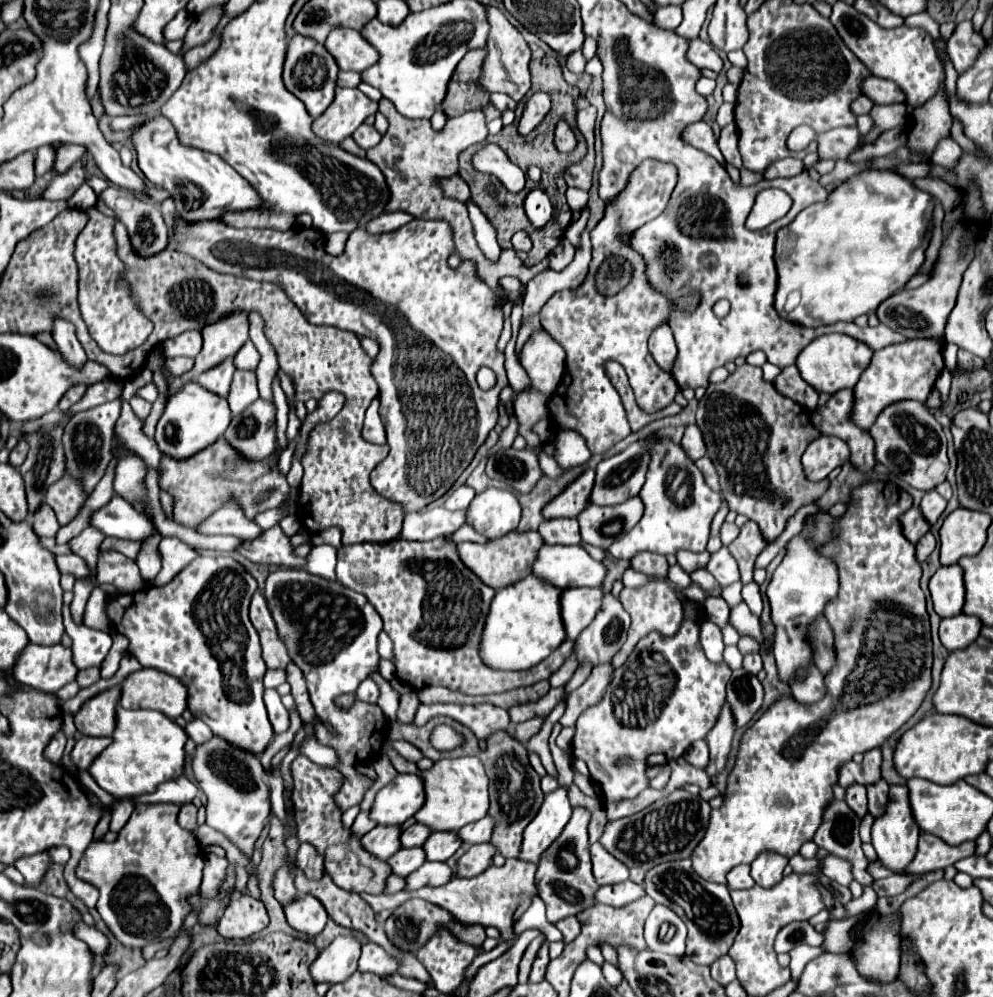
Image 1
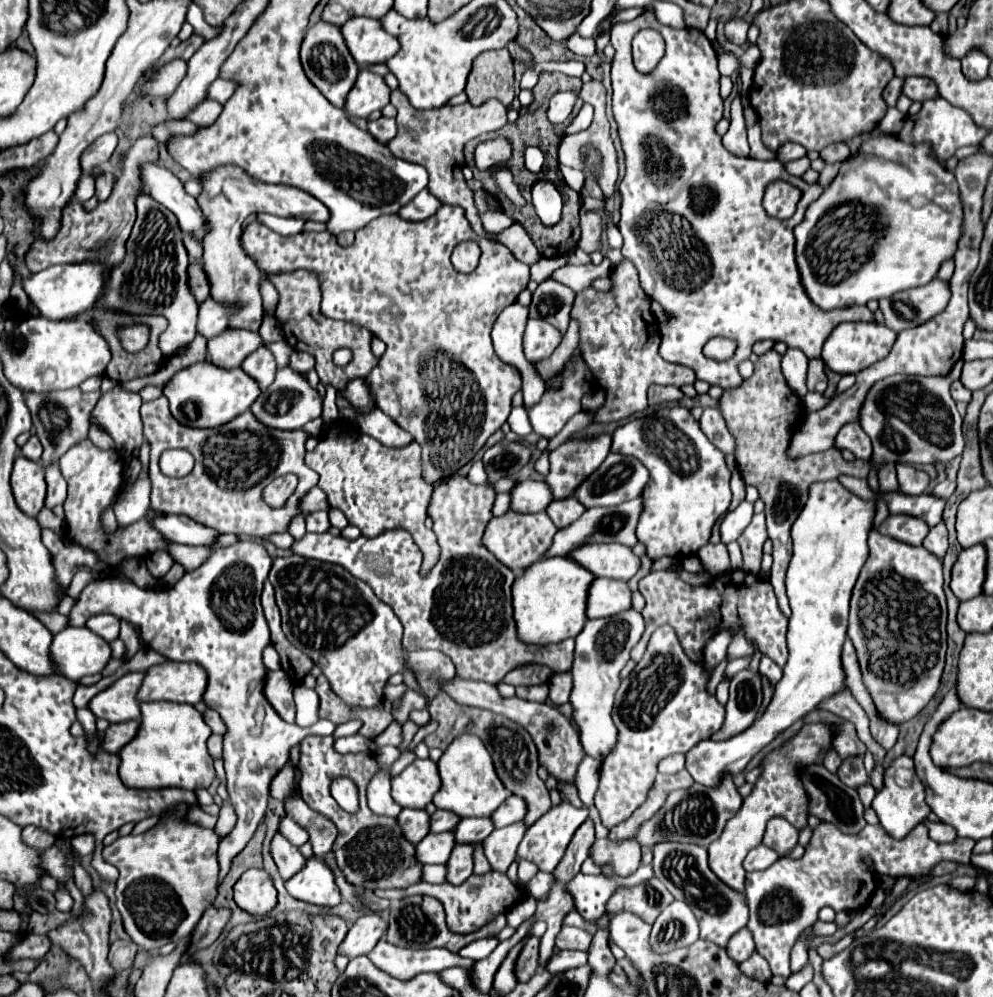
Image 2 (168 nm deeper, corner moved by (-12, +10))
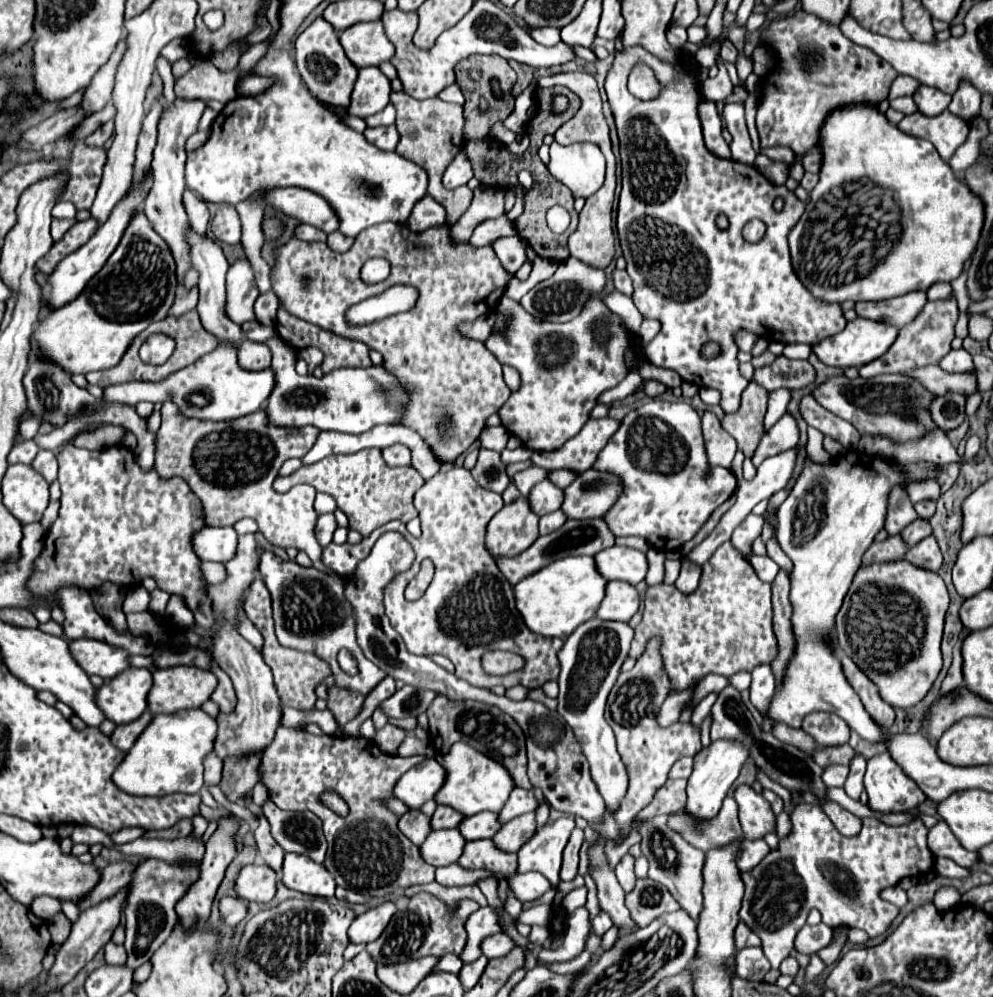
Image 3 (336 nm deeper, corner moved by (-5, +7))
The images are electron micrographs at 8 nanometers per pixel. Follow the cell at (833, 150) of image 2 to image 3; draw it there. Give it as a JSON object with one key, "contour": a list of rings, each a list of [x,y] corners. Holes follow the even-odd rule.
{"contour":[[[810,149],[808,153],[802,155],[802,165],[810,173],[818,173],[820,171],[820,163],[822,163],[822,157],[820,157],[818,149]]]}

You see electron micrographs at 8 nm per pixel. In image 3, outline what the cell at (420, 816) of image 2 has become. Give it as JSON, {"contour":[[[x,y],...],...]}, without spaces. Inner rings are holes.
{"contour":[[[410,809],[408,813],[404,813],[400,817],[398,823],[400,831],[414,843],[414,845],[422,845],[422,841],[430,835],[432,827],[430,827],[430,817],[426,817],[422,811],[418,809]]]}

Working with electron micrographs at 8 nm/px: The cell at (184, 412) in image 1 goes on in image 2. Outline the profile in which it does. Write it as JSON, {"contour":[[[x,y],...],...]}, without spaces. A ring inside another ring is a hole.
{"contour":[[[203,362],[177,372],[163,388],[163,394],[169,398],[171,412],[179,424],[189,428],[217,428],[249,410],[261,392],[257,382],[253,382],[241,368],[221,370],[211,362]]]}

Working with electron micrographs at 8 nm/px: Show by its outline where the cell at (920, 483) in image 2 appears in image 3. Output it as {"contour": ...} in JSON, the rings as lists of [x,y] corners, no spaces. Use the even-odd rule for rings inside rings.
{"contour":[[[938,481],[908,483],[908,485],[906,485],[906,493],[908,493],[908,497],[910,497],[912,503],[924,501],[924,499],[938,501],[938,497],[940,497],[940,485],[938,485]]]}

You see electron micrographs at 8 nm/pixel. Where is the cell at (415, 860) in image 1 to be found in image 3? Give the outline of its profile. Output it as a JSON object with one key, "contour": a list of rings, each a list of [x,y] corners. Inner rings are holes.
{"contour":[[[458,829],[432,831],[428,839],[420,845],[420,853],[430,865],[442,867],[442,865],[456,863],[464,851],[464,845],[466,845],[466,839]]]}

